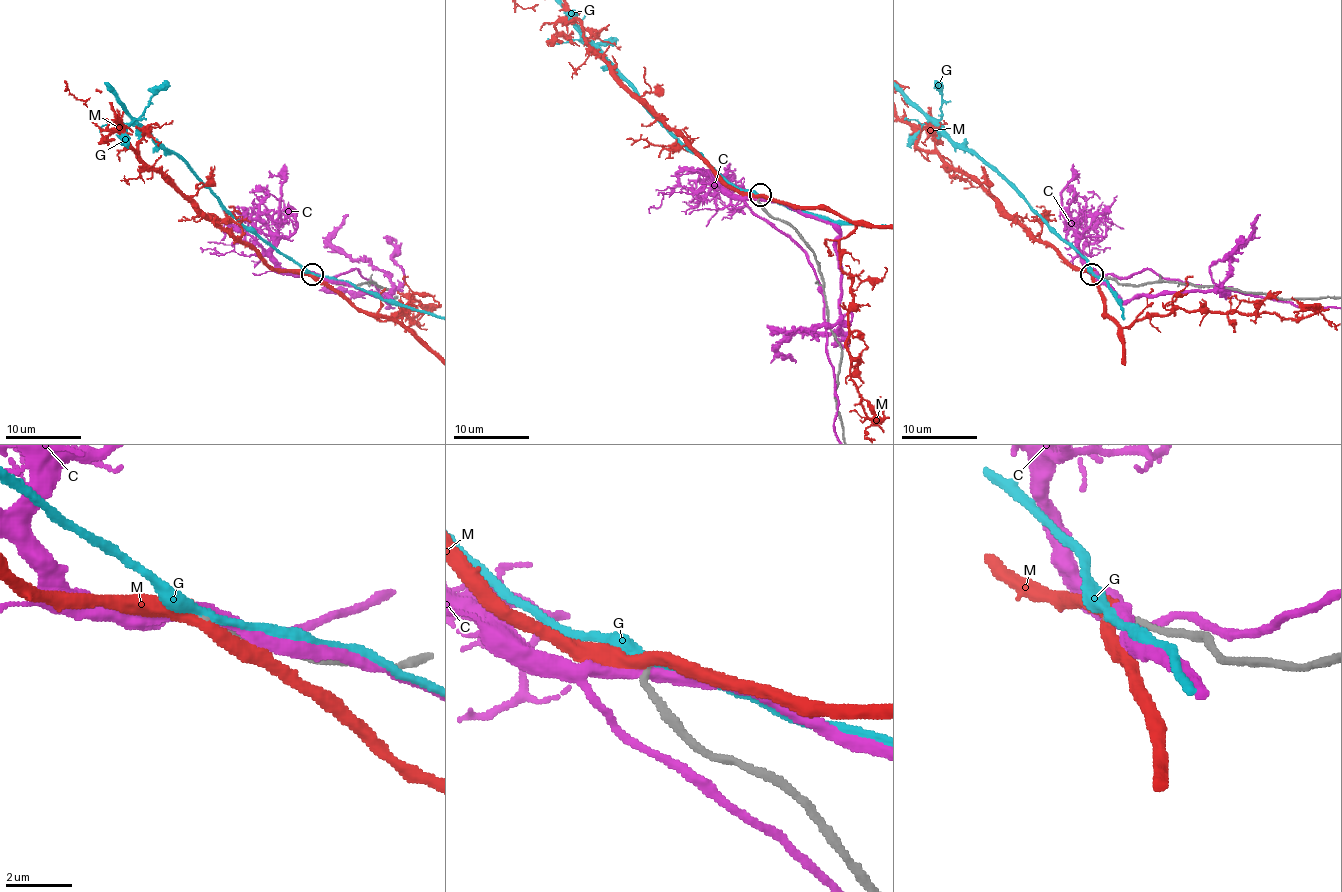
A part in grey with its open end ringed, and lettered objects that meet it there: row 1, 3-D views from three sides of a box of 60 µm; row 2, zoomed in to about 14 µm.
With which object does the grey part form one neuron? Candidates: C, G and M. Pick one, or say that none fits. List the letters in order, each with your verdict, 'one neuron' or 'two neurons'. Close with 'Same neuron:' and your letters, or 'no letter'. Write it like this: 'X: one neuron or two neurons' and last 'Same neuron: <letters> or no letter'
C: two neurons
G: two neurons
M: two neurons
Same neuron: no letter

